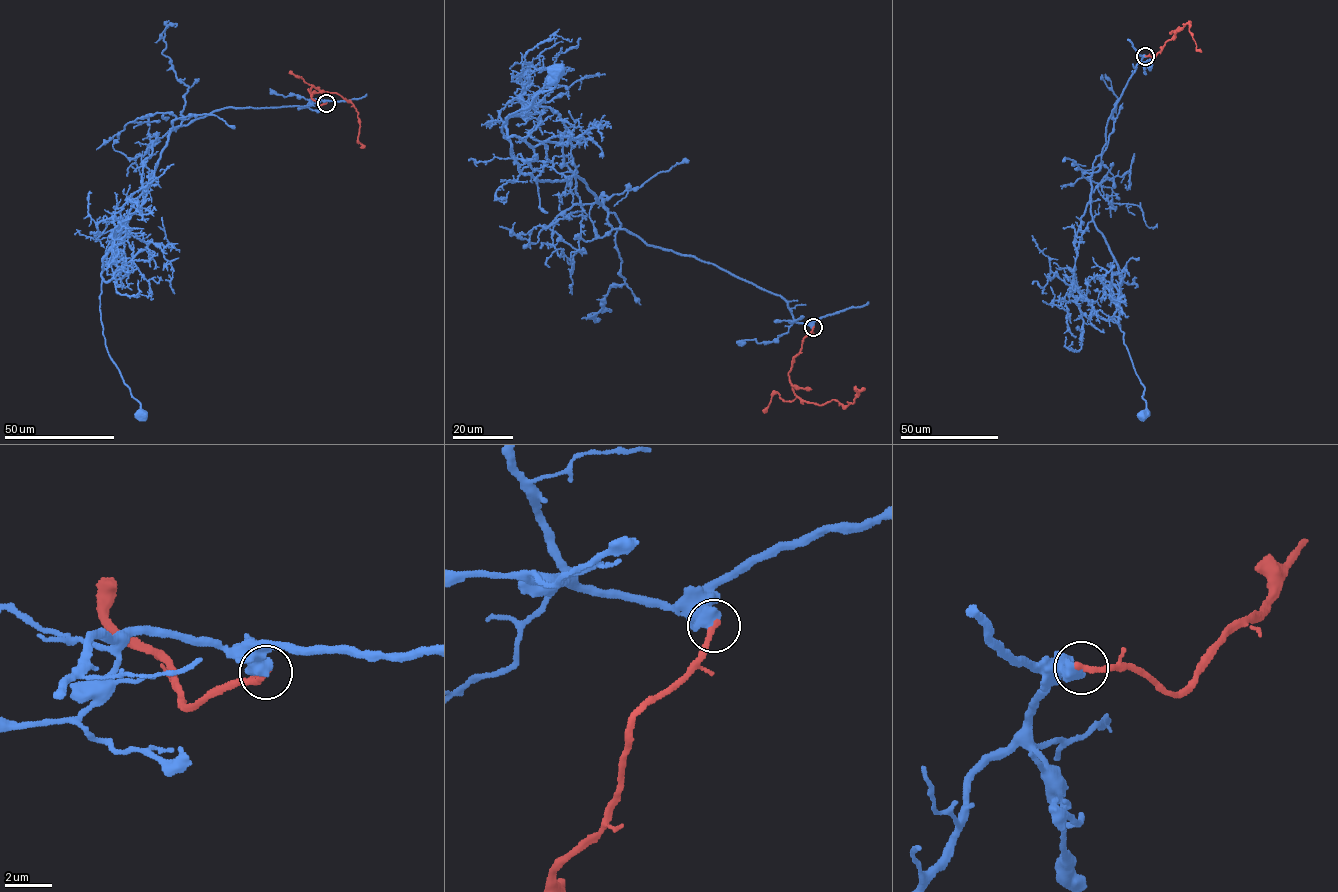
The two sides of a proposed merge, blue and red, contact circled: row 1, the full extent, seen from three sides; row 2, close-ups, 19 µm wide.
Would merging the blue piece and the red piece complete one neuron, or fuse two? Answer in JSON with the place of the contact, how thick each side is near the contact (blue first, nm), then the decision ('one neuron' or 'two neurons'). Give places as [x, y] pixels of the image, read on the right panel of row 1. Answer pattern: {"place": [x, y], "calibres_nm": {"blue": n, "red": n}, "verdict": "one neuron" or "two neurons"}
{"place": [1145, 56], "calibres_nm": {"blue": 600, "red": 240}, "verdict": "two neurons"}

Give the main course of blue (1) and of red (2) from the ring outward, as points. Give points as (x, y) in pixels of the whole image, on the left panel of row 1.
1: (326, 102), (222, 108), (171, 131), (152, 178), (112, 241), (101, 274), (105, 346), (142, 413)
2: (326, 102), (318, 105), (308, 89), (314, 87), (334, 92), (351, 102), (358, 113), (358, 140), (365, 146)

